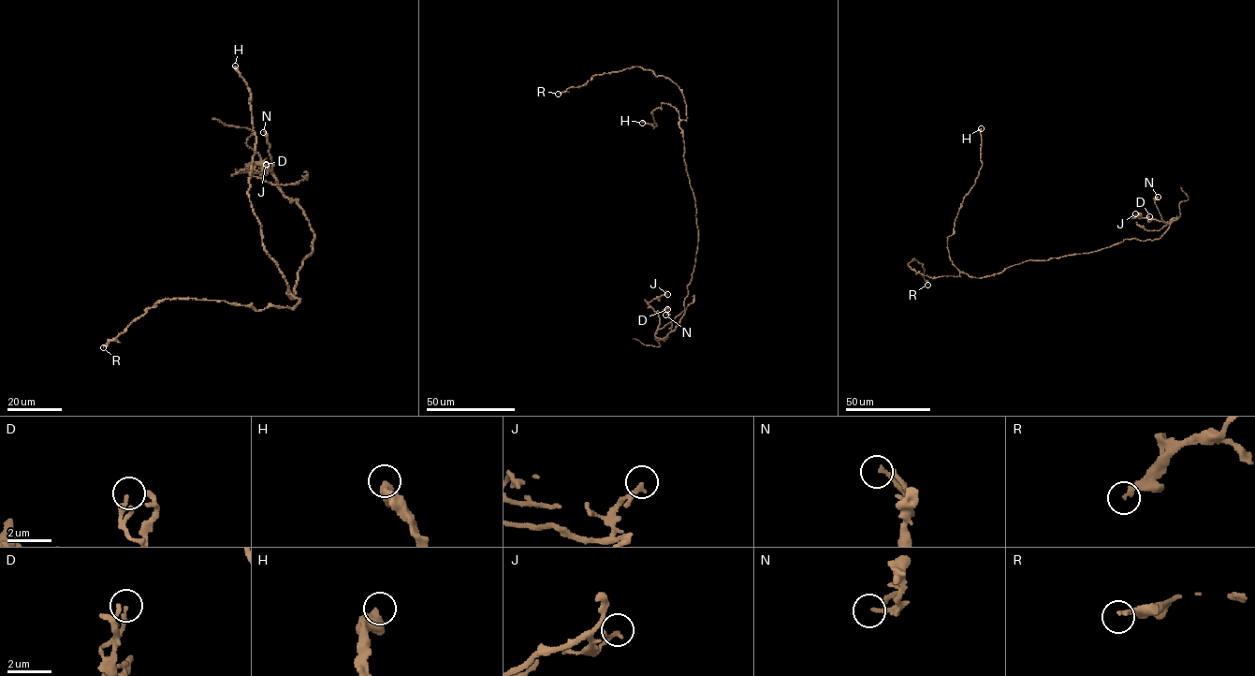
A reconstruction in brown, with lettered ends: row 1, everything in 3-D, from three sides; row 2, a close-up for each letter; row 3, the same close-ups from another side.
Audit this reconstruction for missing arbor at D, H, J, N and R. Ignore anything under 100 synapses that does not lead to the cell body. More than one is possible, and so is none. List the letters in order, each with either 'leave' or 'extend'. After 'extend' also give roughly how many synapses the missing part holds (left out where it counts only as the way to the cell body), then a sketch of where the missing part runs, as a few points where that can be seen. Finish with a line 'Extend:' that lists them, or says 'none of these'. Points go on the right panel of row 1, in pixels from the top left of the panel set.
D: leave
H: leave
J: leave
N: leave
R: leave
Extend: none of these

